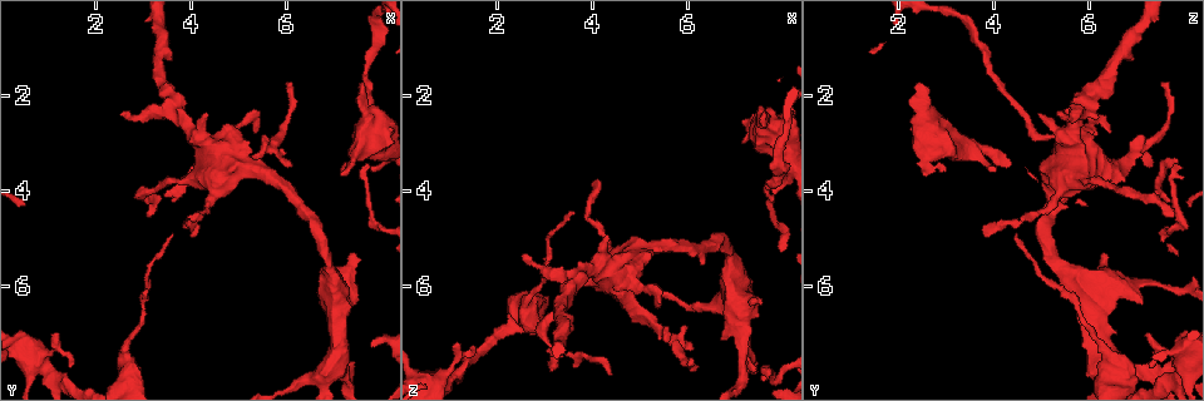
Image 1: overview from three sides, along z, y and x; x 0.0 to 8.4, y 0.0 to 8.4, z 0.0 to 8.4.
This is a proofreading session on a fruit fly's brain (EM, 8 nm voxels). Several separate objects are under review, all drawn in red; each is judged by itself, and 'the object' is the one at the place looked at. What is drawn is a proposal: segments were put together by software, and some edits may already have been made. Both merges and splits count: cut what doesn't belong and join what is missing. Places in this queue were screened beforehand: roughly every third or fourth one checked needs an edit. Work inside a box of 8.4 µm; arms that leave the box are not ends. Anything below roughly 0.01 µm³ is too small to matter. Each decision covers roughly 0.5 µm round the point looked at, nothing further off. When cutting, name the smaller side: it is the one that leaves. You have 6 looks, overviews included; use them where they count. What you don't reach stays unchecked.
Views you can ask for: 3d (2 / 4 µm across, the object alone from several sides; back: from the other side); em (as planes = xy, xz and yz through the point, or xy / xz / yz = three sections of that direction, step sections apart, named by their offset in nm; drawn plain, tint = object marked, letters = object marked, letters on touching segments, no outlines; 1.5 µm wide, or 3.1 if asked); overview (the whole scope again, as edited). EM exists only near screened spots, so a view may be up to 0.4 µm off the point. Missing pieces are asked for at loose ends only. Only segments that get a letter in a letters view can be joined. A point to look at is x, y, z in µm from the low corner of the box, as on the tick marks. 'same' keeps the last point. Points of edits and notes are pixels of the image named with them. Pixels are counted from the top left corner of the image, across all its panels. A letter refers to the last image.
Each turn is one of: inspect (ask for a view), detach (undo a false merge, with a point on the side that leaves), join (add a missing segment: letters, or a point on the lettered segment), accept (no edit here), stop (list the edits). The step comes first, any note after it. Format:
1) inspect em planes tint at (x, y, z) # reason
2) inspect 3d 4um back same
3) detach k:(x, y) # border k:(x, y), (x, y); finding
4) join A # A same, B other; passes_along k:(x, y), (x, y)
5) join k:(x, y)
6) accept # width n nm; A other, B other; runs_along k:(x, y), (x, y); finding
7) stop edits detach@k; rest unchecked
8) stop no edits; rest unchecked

inspect 3d 2um at (7.40, 7.65, 7.80) # branch stops here

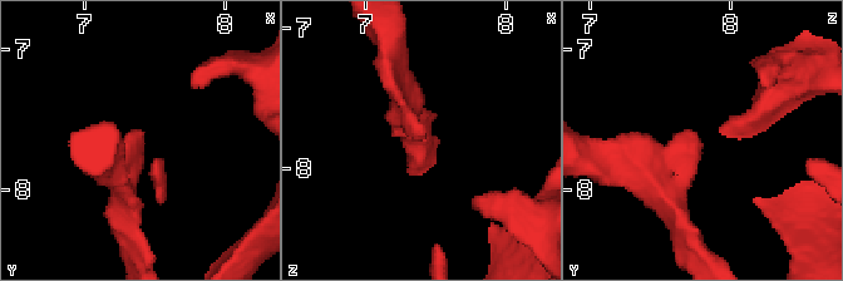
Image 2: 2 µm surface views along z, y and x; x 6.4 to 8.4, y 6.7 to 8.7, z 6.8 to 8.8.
inspect em planes letters at (7.40, 7.66, 7.78)

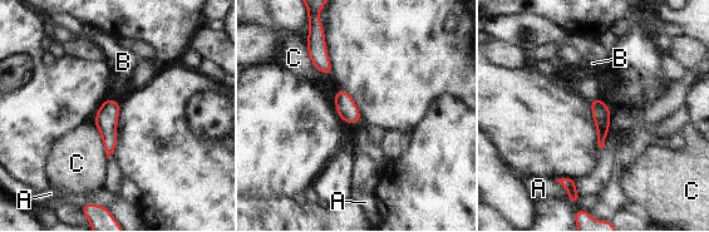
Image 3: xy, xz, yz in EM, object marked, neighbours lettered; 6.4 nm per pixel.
join B # A other, B same, C other; passes_along 3:(601, 114), (592, 99), (592, 63); the cell continues

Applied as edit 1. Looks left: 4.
inspect overview

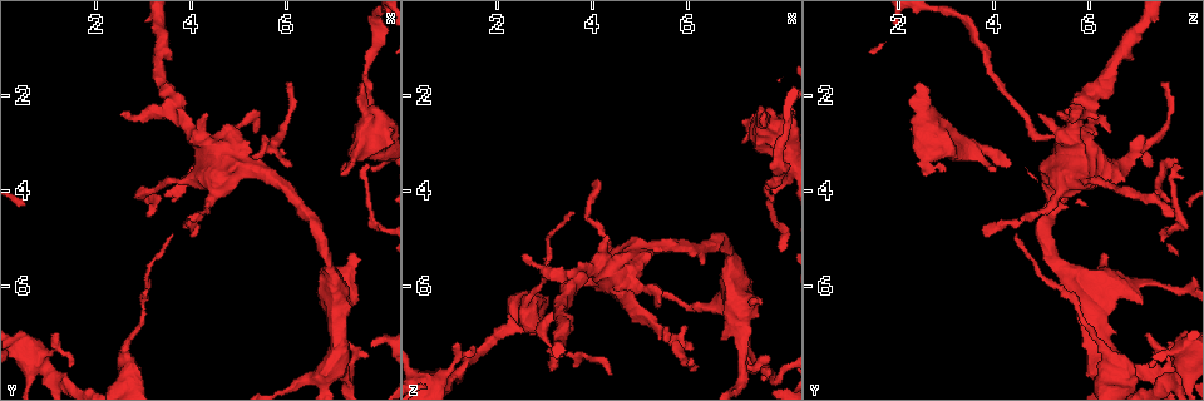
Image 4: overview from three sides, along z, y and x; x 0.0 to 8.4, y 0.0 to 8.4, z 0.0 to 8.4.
inspect 3d 2um at (5.40, 2.75, 6.45) # thin end

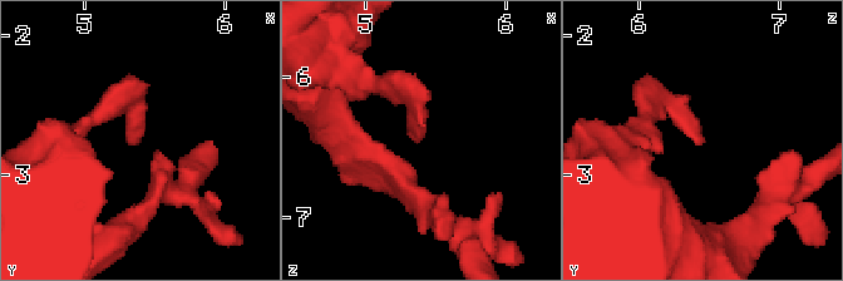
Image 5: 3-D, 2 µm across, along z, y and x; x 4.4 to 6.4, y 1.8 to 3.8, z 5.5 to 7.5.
inspect em planes letters at (5.38, 2.74, 6.46) # now the EM

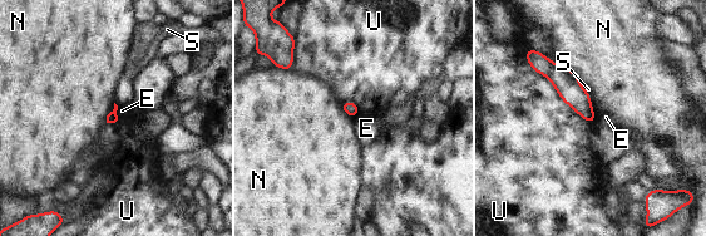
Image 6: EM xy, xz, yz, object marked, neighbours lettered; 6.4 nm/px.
accept # E other, N other, S other, U other; runs_along 6:(546, 60), (592, 118); none of them fits

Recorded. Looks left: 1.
inspect em xz step 4 letters at (4.45, 3.40, 7.80) # thin end

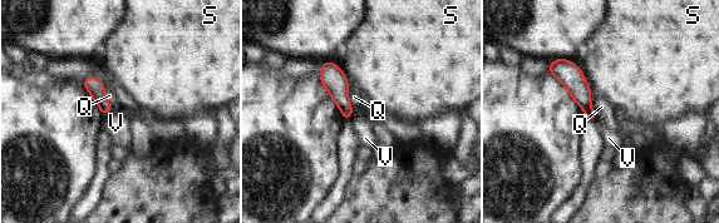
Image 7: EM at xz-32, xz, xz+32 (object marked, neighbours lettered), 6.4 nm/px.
accept # width 80 nm; Q other, S other, V other; runs_along 7:(553, 63), (577, 87), (592, 117); none of them fits

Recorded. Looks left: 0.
stop edits join@3; rest unchecked

